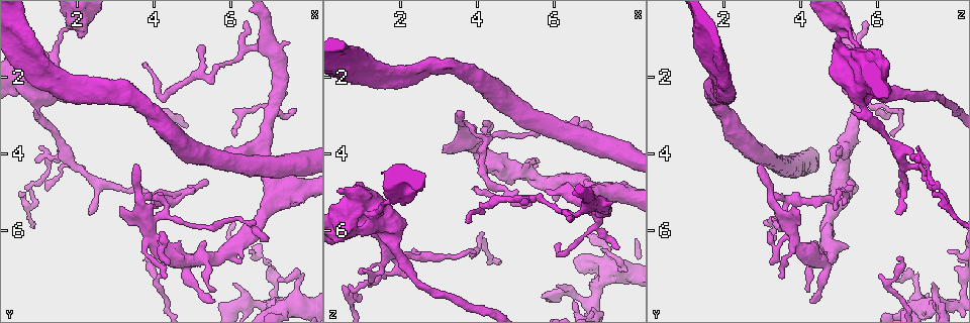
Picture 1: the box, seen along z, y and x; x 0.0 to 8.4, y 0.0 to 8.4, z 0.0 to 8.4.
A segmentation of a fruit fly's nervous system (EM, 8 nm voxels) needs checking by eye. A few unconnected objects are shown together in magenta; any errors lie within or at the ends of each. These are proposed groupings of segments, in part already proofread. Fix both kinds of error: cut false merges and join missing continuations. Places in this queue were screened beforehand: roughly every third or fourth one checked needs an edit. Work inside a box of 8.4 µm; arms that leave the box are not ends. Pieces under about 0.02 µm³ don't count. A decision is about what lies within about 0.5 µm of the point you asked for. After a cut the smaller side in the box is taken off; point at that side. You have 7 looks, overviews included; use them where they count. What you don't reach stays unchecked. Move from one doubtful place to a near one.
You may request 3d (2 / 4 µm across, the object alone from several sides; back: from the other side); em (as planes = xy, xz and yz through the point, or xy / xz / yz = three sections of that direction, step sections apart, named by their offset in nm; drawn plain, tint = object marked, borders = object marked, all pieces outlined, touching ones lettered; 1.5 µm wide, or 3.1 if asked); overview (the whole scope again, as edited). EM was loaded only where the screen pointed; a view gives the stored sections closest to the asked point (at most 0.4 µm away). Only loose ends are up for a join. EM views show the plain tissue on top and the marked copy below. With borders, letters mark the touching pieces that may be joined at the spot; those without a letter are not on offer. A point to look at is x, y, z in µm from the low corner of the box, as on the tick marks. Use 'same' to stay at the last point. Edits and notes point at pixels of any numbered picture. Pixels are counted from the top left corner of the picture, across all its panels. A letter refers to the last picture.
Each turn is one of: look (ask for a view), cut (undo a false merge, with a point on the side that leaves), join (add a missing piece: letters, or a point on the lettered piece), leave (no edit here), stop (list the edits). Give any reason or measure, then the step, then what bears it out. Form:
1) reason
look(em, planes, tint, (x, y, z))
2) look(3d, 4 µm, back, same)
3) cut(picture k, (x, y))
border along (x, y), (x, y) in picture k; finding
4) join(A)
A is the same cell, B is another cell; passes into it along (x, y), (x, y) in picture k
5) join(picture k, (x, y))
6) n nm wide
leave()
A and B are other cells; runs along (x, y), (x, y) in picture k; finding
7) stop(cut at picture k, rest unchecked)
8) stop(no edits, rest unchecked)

an open end
look(3d, 4 µm, (6.50, 6.50, 7.90))

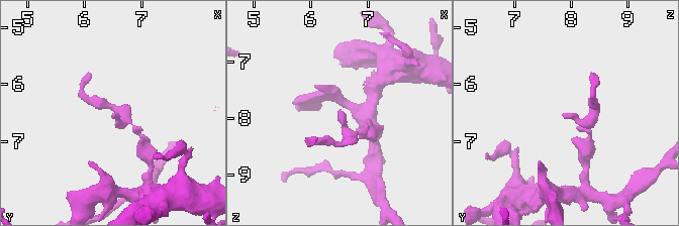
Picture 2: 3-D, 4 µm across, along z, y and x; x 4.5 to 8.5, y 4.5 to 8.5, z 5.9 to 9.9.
shape alone is not enough
look(em, planes, tint, (6.50, 6.50, 7.85))

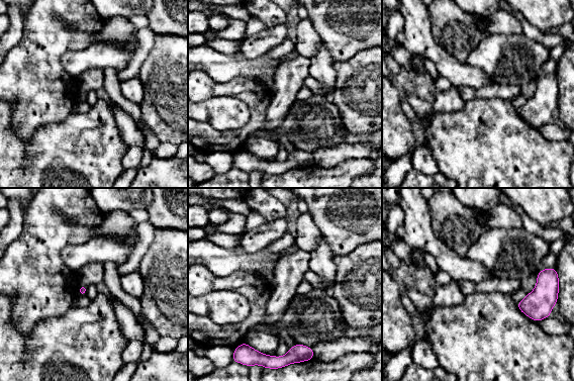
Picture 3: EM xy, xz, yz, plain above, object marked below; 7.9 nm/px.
look(em, planes, borders, same)

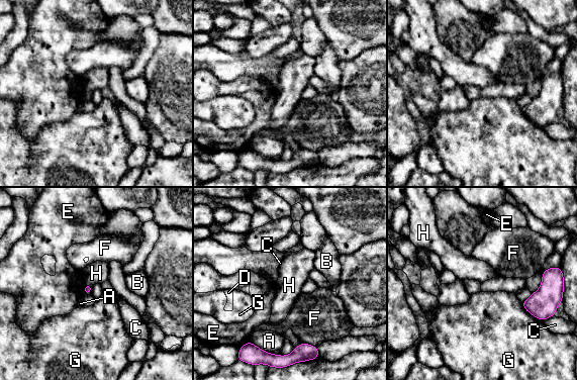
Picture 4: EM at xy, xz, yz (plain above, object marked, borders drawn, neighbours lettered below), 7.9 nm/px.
leave()
A, B, C, D, E, F, G and H are other cells; border along (86, 282), (92, 285) in picture 4; none of them fits

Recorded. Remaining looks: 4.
arms part here
look(3d, 4 µm, (4.85, 6.75, 4.50))

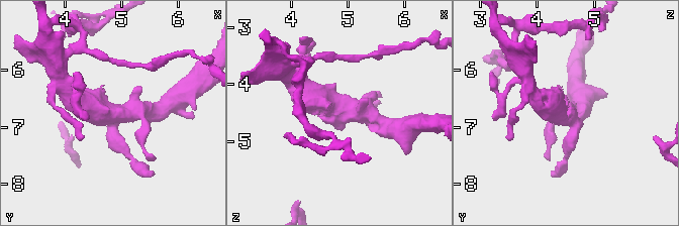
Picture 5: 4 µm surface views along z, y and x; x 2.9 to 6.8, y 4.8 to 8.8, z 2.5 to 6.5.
look(em, yz, step 4, tint, (4.85, 6.75, 4.45))

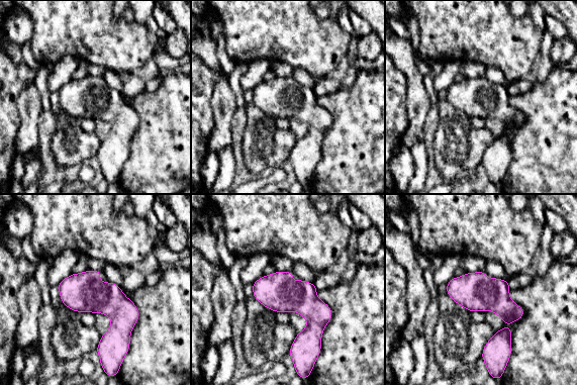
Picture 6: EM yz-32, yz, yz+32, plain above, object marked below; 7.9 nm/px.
look(em, xy, step 8, borders, same)

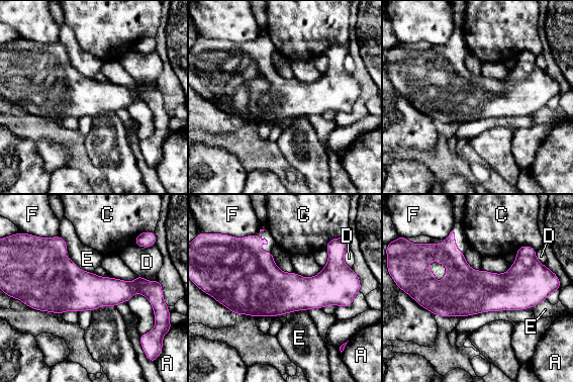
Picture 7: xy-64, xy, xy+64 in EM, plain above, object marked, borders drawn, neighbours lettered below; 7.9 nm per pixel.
380 nm wide
leave()
A, C, D, E and F are other cells; all the same neuron

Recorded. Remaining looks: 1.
stop(no edits, rest unchecked)

